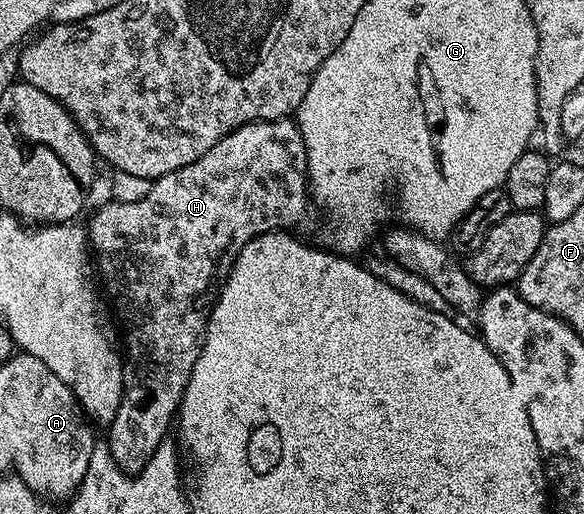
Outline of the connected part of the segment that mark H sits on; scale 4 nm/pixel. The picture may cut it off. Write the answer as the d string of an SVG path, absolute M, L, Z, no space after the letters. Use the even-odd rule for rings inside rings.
M278 118L275 122L249 122L240 128L236 128L231 134L225 134L215 146L208 148L208 152L204 152L204 156L200 156L200 160L192 160L192 164L188 164L176 172L168 172L164 176L153 179L148 196L144 196L144 200L136 200L135 202L107 200L91 216L90 224L88 223L89 245L96 255L97 269L100 271L102 278L103 276L118 278L118 283L114 286L112 306L116 311L121 333L124 335L123 396L115 418L108 425L108 431L110 431L108 445L110 454L116 460L116 464L126 473L137 474L138 471L143 470L148 464L148 460L152 460L158 445L167 437L166 429L169 426L171 429L172 423L175 421L178 405L182 402L190 373L198 359L202 335L206 333L208 312L214 306L214 301L218 299L220 280L225 280L230 275L230 269L234 267L234 261L240 252L240 248L244 244L248 244L248 240L252 240L264 232L290 228L293 222L298 222L305 216L306 202L308 206L308 179L306 177L304 140L298 130L297 121L290 118Z

